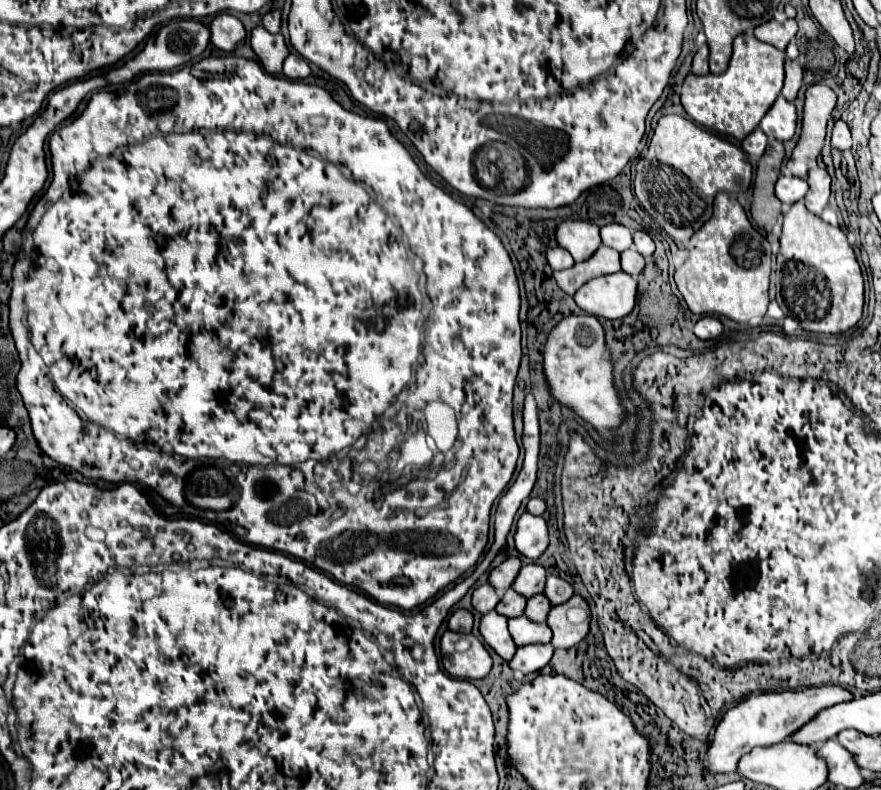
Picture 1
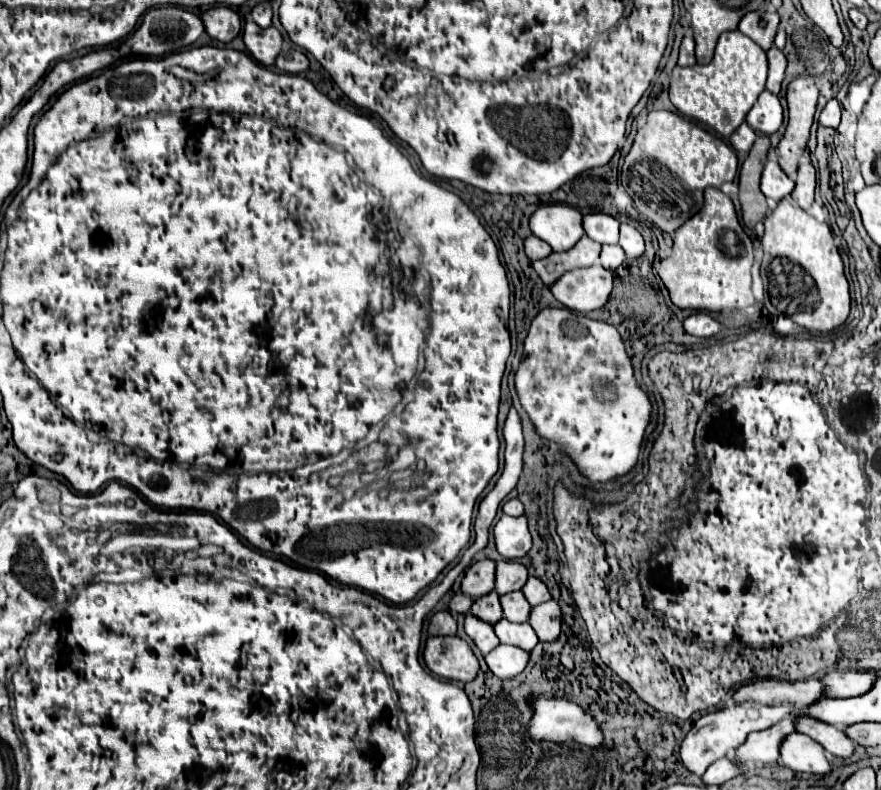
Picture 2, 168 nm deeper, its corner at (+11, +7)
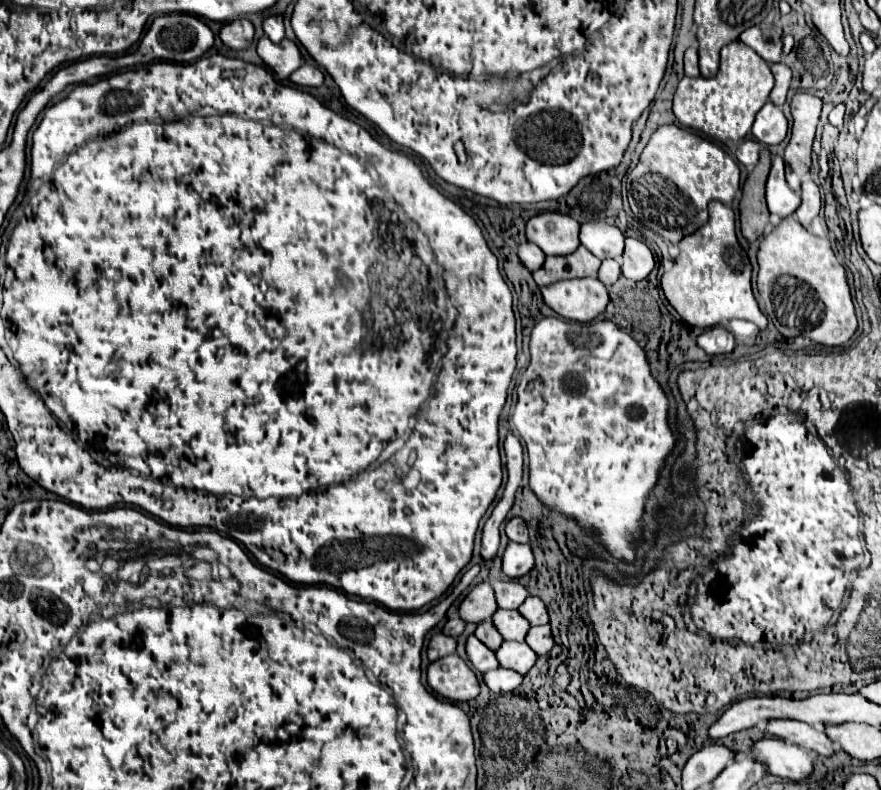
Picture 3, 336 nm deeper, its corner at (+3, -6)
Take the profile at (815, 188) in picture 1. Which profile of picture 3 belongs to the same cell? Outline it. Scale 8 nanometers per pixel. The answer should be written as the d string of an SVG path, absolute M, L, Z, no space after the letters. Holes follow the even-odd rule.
M805 178L801 188L803 188L803 192L801 192L801 206L797 208L795 216L801 222L801 226L809 228L811 220L819 214L819 208L821 208L821 190L811 178Z

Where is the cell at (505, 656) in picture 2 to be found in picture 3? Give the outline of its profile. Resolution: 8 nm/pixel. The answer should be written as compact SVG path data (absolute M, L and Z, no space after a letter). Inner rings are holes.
M497 668L497 670L489 670L483 674L483 682L487 684L487 688L495 694L505 694L505 692L513 692L515 688L519 688L519 684L523 682L523 678L513 672L513 670L505 670L505 668Z

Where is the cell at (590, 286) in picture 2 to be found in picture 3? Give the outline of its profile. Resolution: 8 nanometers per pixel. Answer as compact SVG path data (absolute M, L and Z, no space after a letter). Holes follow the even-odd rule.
M597 278L559 280L539 290L545 304L565 320L591 322L605 310L609 302L607 288Z

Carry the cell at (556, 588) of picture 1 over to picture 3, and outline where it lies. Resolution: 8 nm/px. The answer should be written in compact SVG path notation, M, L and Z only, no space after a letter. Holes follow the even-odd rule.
M527 596L527 600L521 604L519 612L521 612L521 616L525 616L529 620L531 626L539 626L539 624L547 624L549 622L547 608L537 596Z

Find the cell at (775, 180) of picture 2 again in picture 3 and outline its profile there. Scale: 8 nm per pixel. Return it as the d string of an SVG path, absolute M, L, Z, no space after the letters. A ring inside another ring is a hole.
M781 156L773 158L773 166L767 178L767 206L771 214L779 218L791 216L801 204L799 193L793 192L785 182L785 164Z

